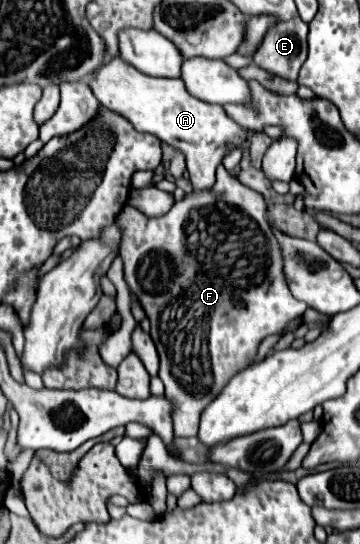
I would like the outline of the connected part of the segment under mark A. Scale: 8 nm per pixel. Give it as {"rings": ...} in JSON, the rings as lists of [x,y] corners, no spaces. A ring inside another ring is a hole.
{"rings":[[[120,57],[104,63],[98,73],[94,75],[94,79],[88,83],[96,95],[96,99],[120,113],[122,117],[126,117],[138,131],[142,133],[152,133],[156,135],[160,141],[168,143],[174,149],[180,149],[186,157],[186,165],[188,165],[188,173],[190,173],[190,181],[194,185],[194,189],[202,191],[202,189],[210,189],[216,181],[216,167],[222,163],[222,159],[228,153],[228,145],[240,147],[246,139],[248,139],[248,129],[238,125],[234,119],[228,117],[228,113],[220,107],[220,105],[210,105],[204,103],[196,97],[192,97],[184,85],[182,79],[164,79],[164,77],[152,77],[152,75],[144,75],[142,71],[136,71],[132,65],[128,65],[126,61],[122,61]]]}

